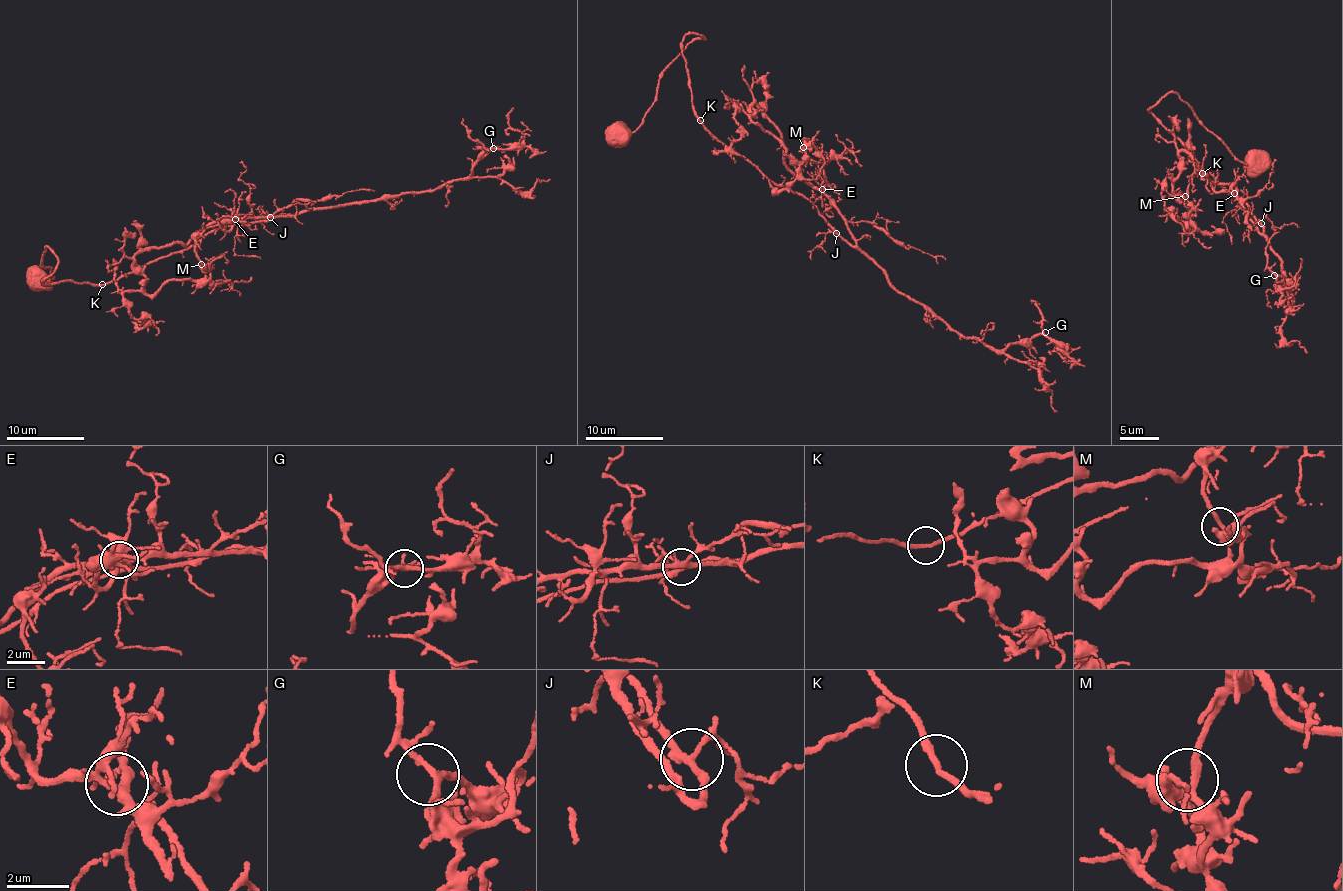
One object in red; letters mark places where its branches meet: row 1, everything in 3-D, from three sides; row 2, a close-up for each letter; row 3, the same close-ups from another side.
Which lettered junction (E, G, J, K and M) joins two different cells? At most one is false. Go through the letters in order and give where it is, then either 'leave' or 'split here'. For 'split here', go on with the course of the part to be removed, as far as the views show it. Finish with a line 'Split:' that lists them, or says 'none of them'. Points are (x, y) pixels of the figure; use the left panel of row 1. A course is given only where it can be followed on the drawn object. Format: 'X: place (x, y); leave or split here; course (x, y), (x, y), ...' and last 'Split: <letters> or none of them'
E: place (235, 219); leave
G: place (493, 148); leave
J: place (270, 217); leave
K: place (102, 284); leave
M: place (201, 264); leave
Split: none of them

